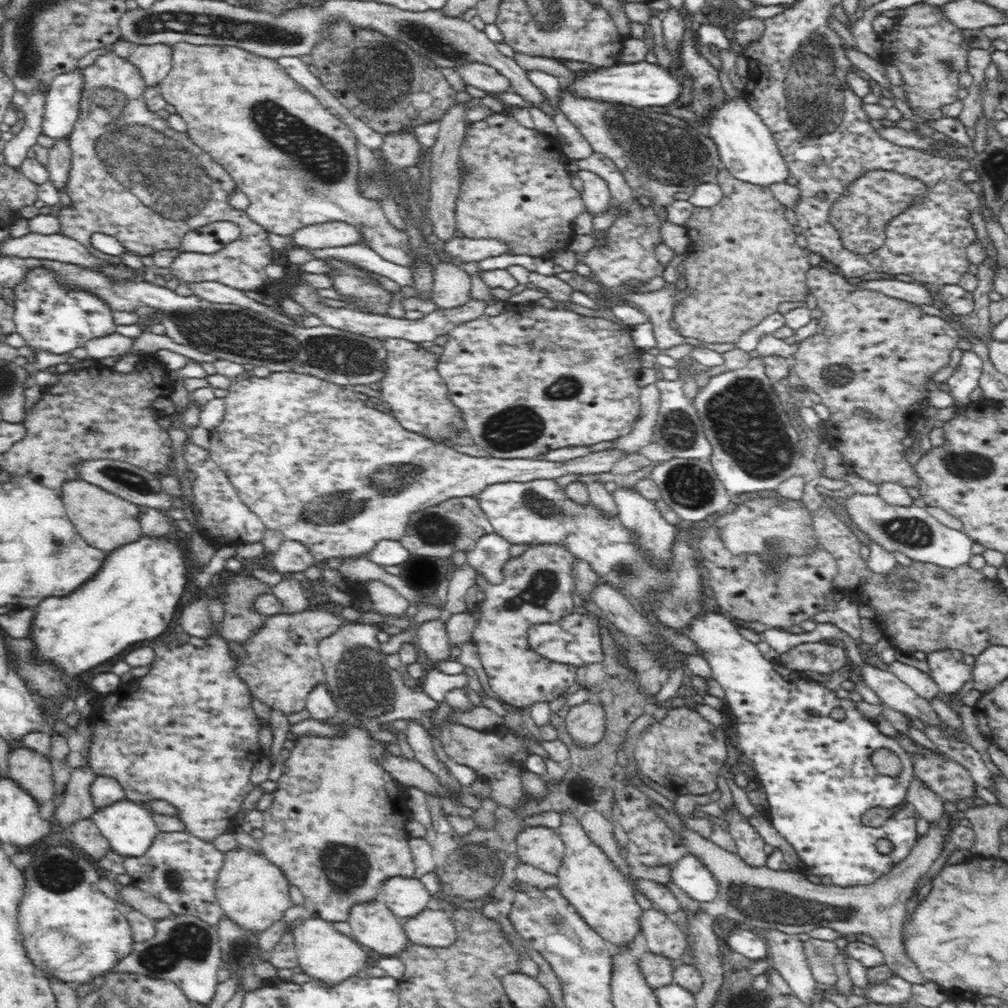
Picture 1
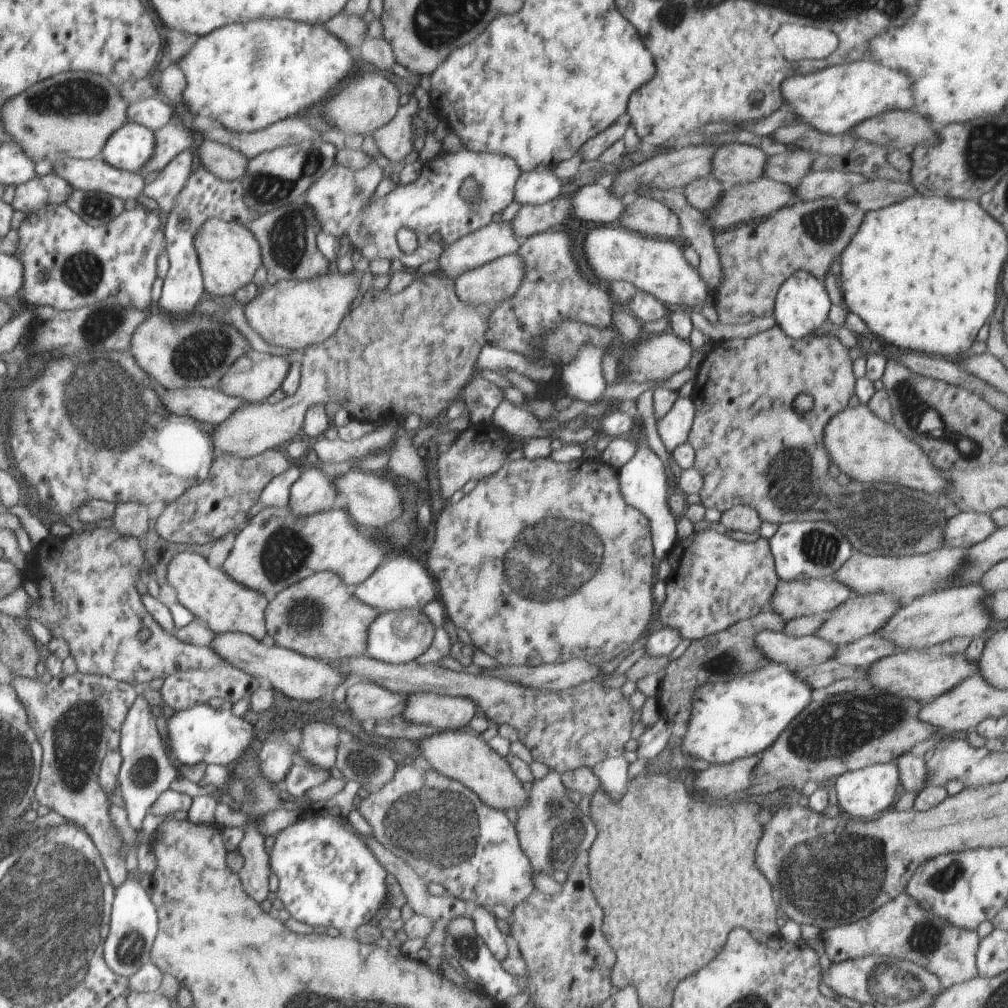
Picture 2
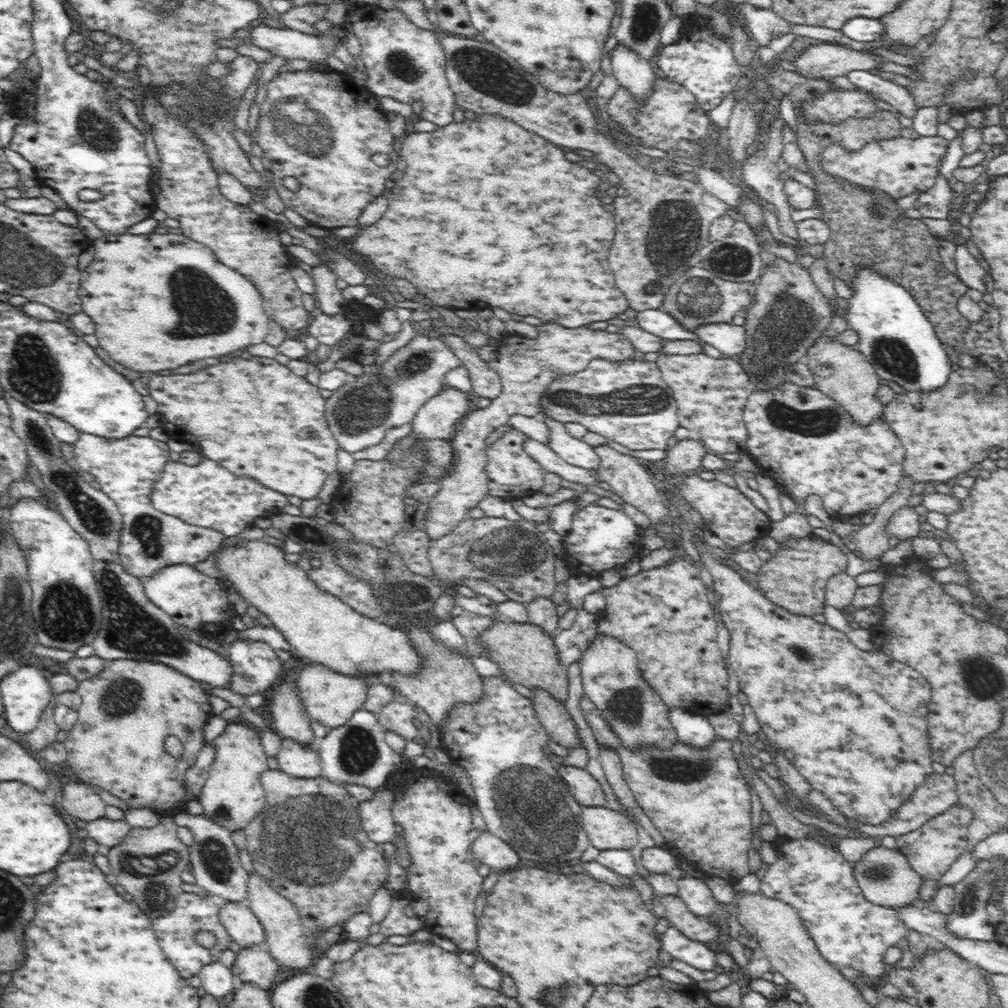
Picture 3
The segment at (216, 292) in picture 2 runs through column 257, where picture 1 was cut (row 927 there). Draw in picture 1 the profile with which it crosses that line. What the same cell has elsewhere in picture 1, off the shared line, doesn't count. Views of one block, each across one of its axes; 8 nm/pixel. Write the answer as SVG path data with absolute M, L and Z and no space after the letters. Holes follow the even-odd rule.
M241 847L225 852L225 864L217 877L216 900L220 908L223 908L223 914L244 934L252 936L280 922L284 918L284 912L293 906L288 895L289 885L279 868L264 854Z

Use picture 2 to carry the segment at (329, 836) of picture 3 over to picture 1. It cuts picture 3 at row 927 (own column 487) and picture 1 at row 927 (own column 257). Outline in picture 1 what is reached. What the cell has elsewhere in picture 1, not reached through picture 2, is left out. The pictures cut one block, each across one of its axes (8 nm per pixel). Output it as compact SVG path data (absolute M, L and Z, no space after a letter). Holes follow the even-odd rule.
M424 909L414 918L401 921L410 944L446 948L457 940L456 926L449 909Z

